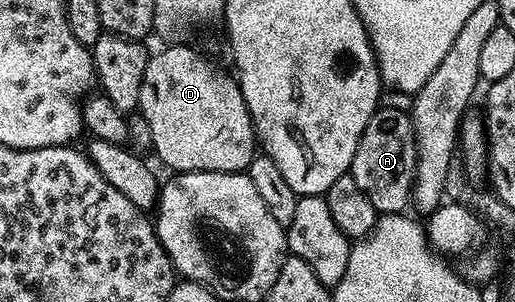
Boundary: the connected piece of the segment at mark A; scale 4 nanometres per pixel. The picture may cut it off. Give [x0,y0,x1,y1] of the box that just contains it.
[350,106,418,213]

